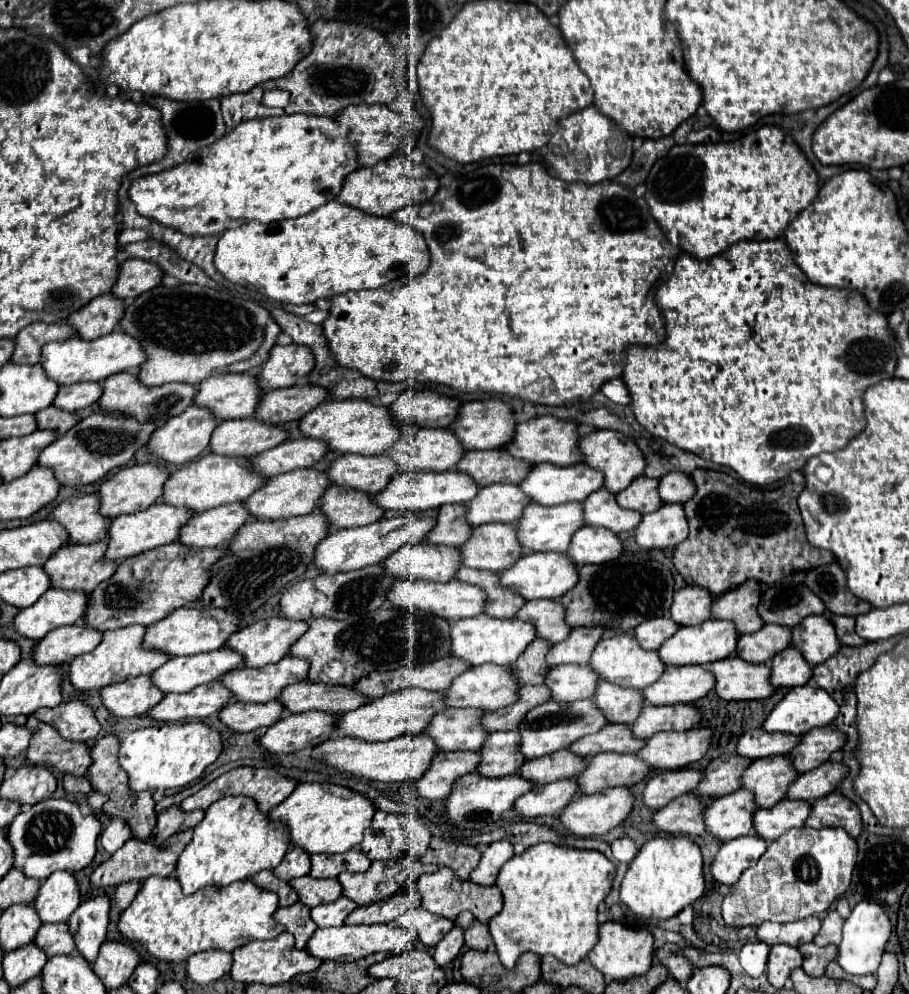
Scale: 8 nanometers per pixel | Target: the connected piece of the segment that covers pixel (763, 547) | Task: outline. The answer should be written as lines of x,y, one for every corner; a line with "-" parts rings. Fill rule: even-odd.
694,471
692,479
698,487
696,495
684,503
684,511
690,523
690,535
674,551
674,565
688,585
700,585
714,595
722,595
726,589
734,589
748,579
772,585
794,571
808,571
812,567
834,561
830,551
812,547
804,535
804,523
798,511
798,495
804,489
796,483
784,483
778,489
756,489
720,471

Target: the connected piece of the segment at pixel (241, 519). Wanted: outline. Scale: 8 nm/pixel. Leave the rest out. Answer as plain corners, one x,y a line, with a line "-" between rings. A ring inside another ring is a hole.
230,503
216,509
208,509
202,515
196,513
188,525
180,531
180,543
190,547
218,547
234,539
236,529
240,529
252,515
248,515
242,503

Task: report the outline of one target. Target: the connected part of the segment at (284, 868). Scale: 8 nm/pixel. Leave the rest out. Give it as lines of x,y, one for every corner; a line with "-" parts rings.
290,847
284,861
274,869
274,873
284,881
308,875
308,871
310,871
310,855
306,851
300,851
300,847

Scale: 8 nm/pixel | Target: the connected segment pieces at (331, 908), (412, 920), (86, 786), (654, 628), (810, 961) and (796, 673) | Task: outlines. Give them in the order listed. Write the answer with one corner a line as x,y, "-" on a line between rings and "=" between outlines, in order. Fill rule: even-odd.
340,897
332,903
320,905
312,909
312,919
318,927
334,927
334,925
344,925
344,919
356,909
356,903
348,897
=
416,907
406,911
396,919
398,927
416,927
418,937
424,945
436,945
452,927
452,919
444,919
442,915
432,915
430,911
424,911
424,907
=
66,775
64,777
64,789
68,793
82,793
82,795
86,795
86,793
92,791
92,785
90,785
88,777
72,777
72,775
=
656,617
656,619
644,621
640,627
636,627
634,635
644,649
660,649
660,645
666,639
670,639
678,629
680,629
680,623
676,623
674,619
=
804,943
798,947
800,953
804,955
804,965
802,969
810,975
810,977
820,977
826,971
826,965
830,961
836,959
836,945
826,945
826,947
818,947
816,943
=
788,647
772,659
772,685
776,687
796,687
808,683
812,677
812,665
796,651

